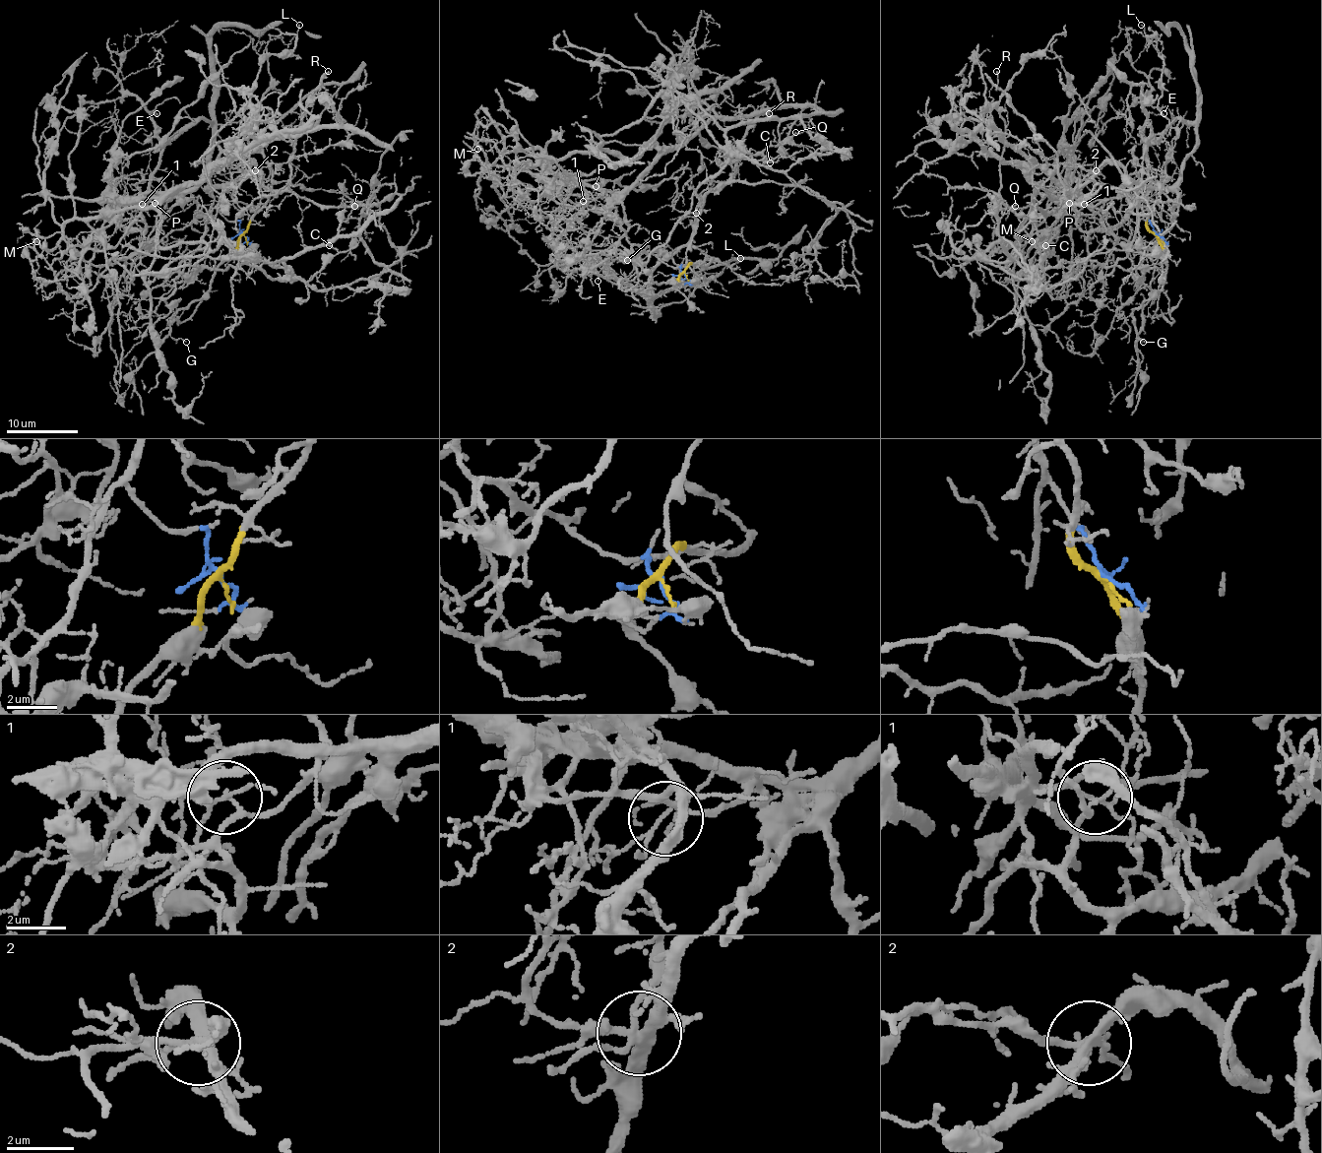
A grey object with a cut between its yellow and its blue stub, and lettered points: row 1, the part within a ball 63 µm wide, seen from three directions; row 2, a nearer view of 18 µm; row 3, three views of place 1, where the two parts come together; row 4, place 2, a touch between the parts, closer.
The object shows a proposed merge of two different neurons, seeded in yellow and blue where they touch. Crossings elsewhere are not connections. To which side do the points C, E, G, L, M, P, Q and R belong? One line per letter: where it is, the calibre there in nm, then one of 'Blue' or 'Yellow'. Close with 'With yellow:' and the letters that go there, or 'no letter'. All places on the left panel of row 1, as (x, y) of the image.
C: Place: (329, 245). Thickness 120 nm. Yellow
E: Place: (157, 113). Thickness 110 nm. Blue
G: Place: (186, 342). Thickness 100 nm. Yellow
L: Place: (299, 25). Thickness 110 nm. Blue
M: Place: (36, 241). Thickness 160 nm. Yellow
P: Place: (155, 203). Thickness 60 nm. Yellow
Q: Place: (354, 206). Thickness 100 nm. Yellow
R: Place: (328, 71). Thickness 150 nm. Blue
With yellow: C, G, M, P, Q

